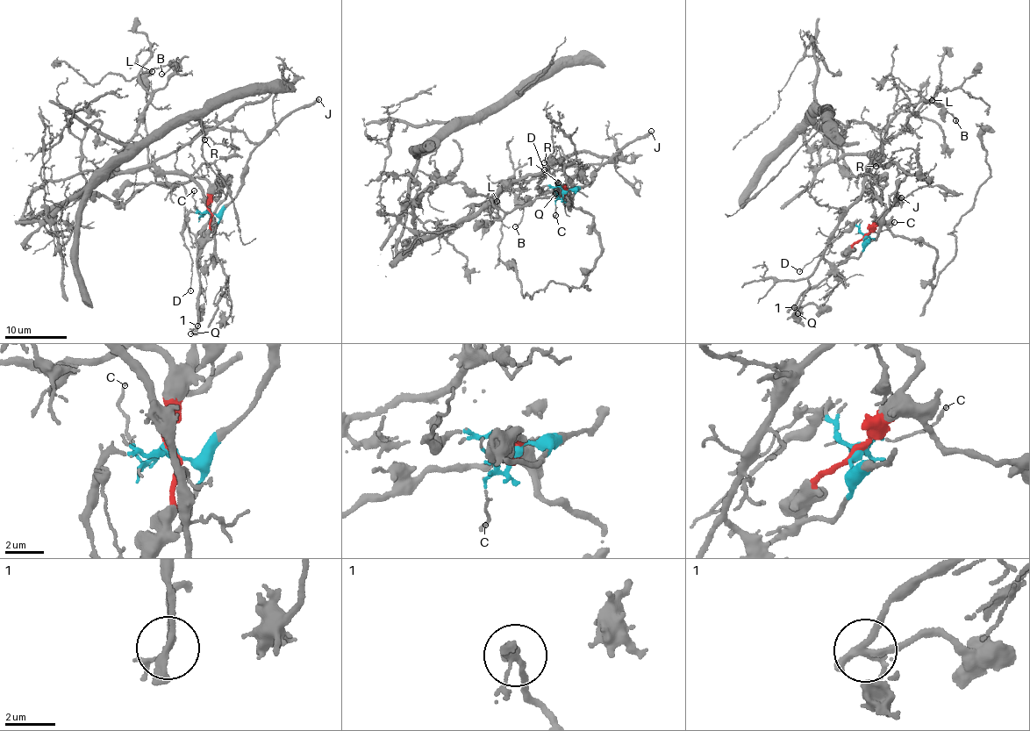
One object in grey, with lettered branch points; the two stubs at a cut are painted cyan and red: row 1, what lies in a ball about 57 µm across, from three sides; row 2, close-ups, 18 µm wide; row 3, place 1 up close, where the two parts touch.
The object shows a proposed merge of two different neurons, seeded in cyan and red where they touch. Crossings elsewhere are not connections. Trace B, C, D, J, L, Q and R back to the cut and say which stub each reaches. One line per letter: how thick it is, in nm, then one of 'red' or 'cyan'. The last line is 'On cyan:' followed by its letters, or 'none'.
B: calibre 150 nm; red
C: calibre 150 nm; cyan
D: calibre 110 nm; cyan
J: calibre 360 nm; cyan
L: calibre 140 nm; red
Q: calibre 170 nm; cyan
R: calibre 70 nm; red
On cyan: C, D, J, Q

